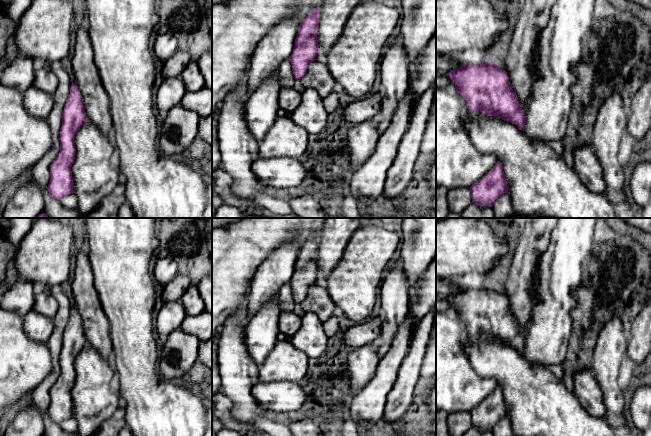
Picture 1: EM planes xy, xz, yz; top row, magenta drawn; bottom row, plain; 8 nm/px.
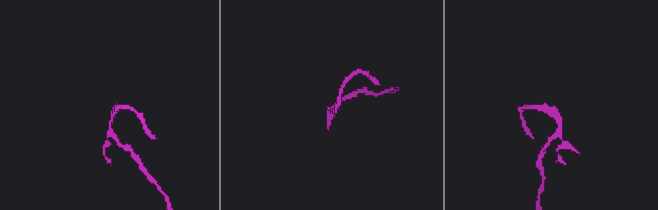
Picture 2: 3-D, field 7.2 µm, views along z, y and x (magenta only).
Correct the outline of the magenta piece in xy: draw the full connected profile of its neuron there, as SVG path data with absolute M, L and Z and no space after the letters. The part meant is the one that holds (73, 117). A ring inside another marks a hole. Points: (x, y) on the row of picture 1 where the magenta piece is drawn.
M88 24L75 27L74 33L75 53L71 62L74 80L62 113L60 152L49 168L48 192L57 200L73 193L71 167L76 154L74 137L85 121L91 120L109 139L113 140L110 100L94 60Z

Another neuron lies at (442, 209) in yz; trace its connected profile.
M436 186L436 218L446 218L450 212L447 192L448 190L445 187Z

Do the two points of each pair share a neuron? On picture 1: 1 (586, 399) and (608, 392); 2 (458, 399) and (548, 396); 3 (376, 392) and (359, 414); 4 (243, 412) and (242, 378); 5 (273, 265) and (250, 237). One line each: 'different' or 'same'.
1: different
2: different
3: same
4: same
5: different

